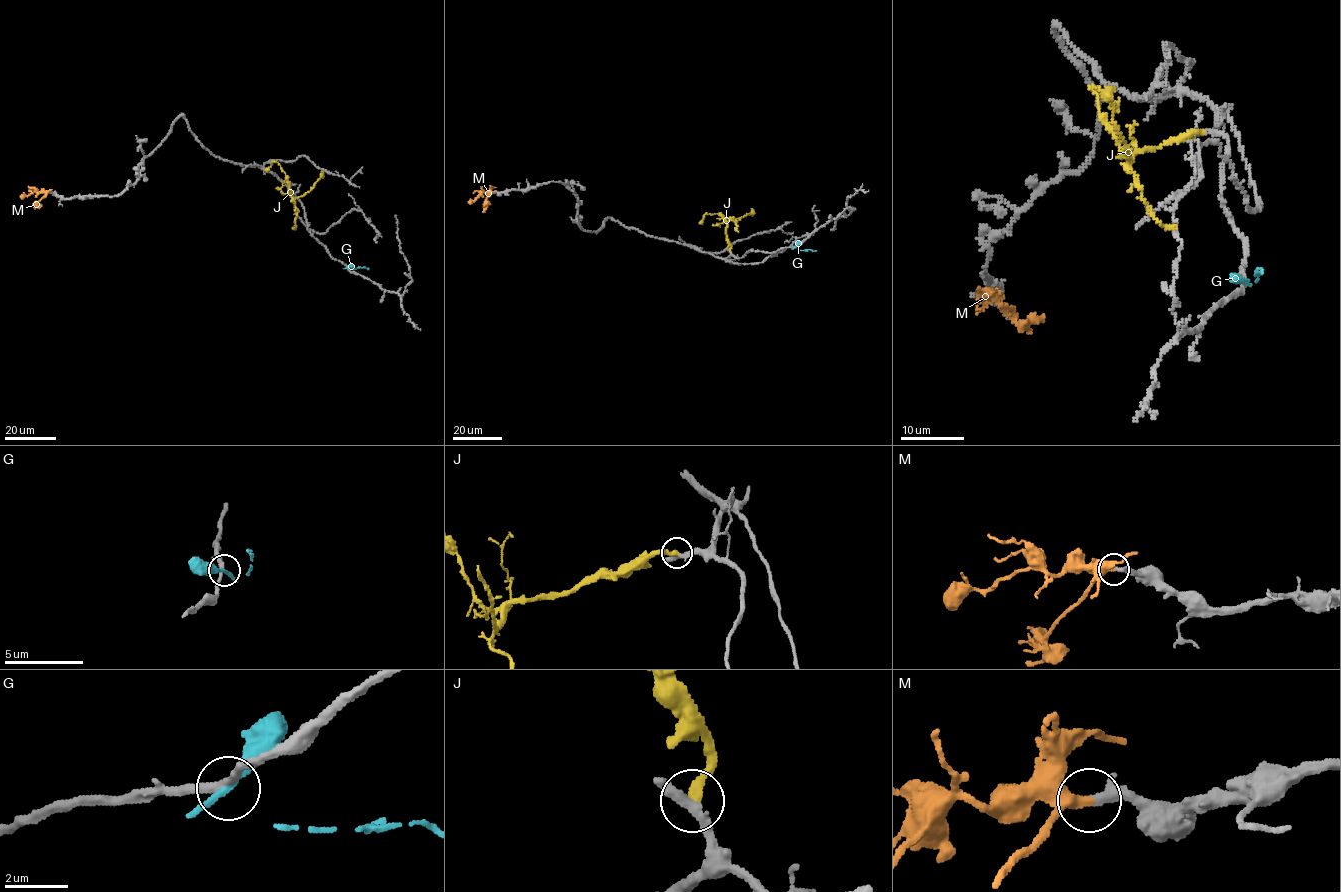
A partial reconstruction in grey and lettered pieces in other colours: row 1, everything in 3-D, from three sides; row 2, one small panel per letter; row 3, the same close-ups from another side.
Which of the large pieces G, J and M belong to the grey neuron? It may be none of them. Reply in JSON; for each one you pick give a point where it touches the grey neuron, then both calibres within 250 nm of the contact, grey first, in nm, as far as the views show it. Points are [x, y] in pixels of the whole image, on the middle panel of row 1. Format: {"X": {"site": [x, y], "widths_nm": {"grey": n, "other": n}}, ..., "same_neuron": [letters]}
{"M": {"site": [493, 192], "widths_nm": {"grey": 320, "other": 420}}, "same_neuron": ["M"]}

